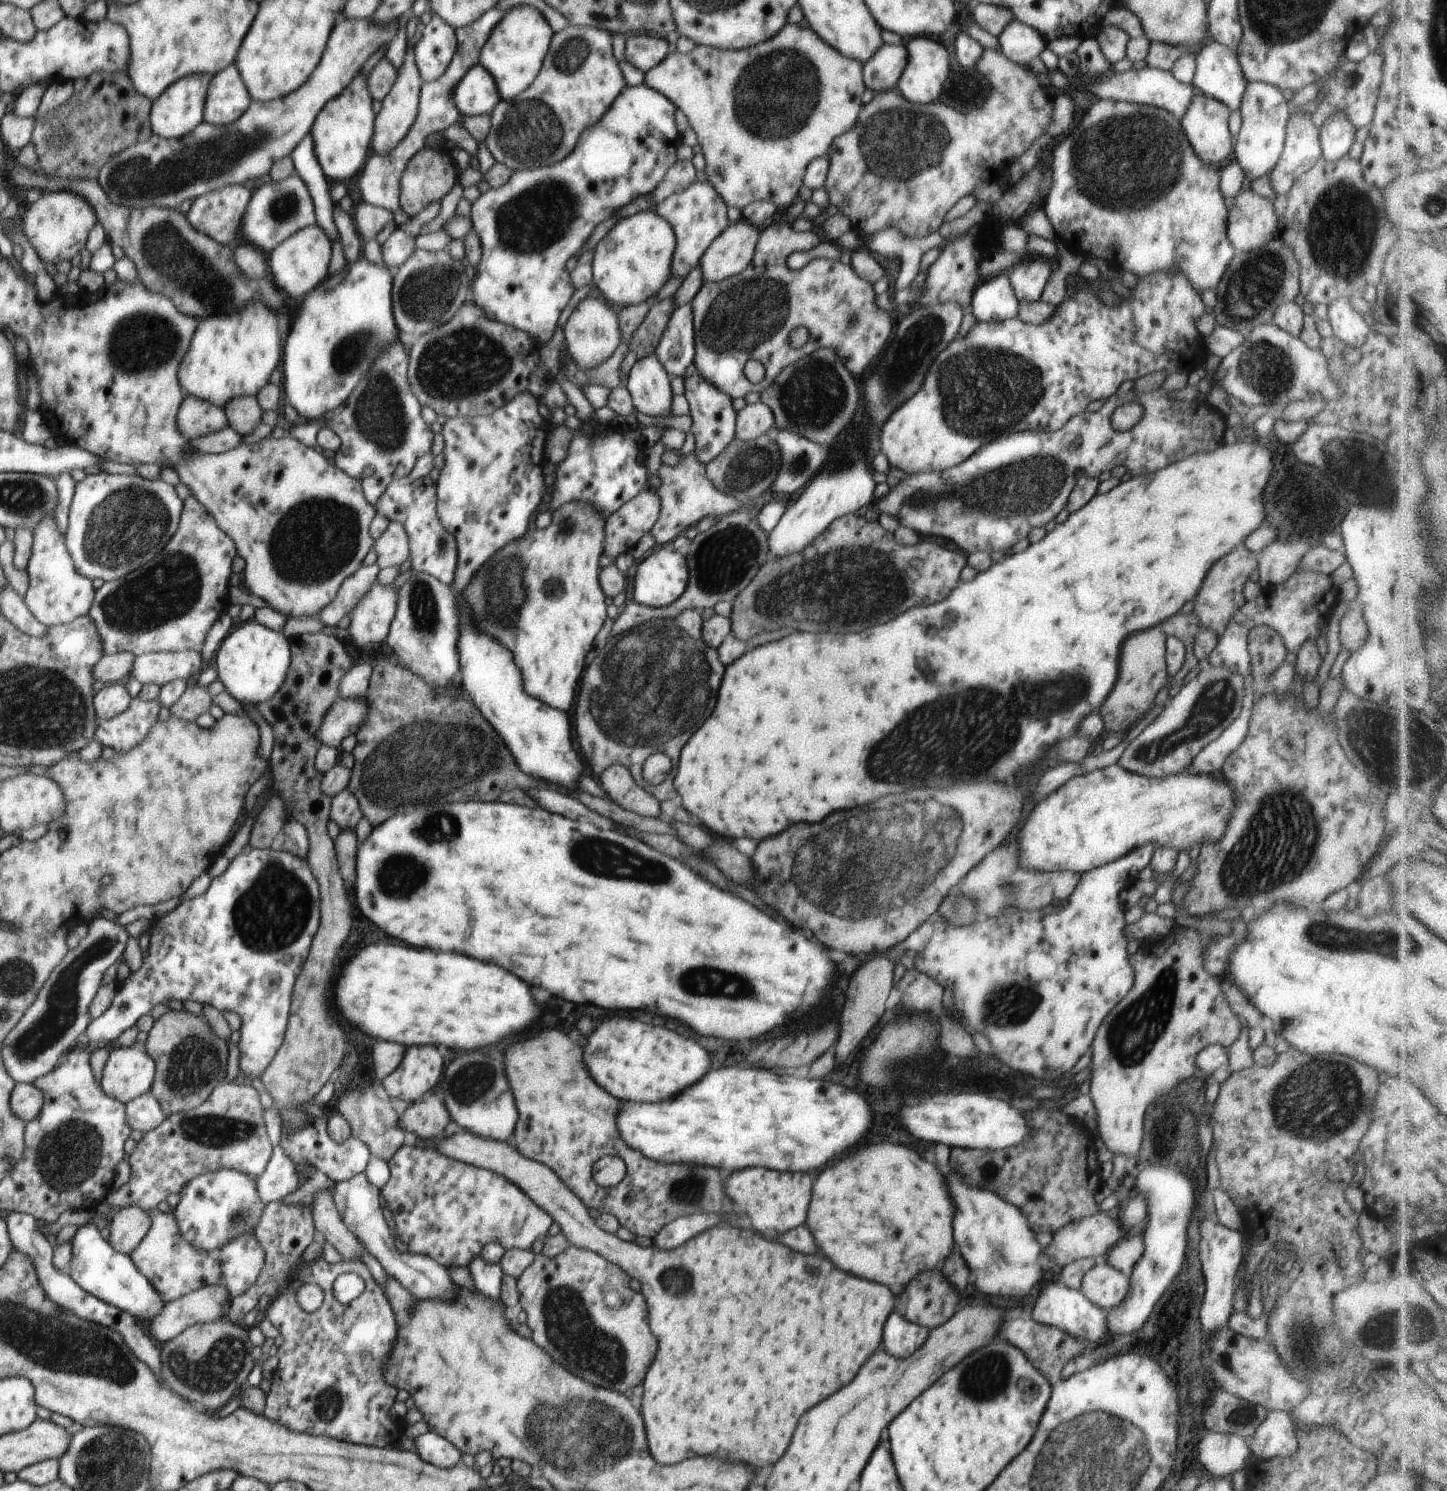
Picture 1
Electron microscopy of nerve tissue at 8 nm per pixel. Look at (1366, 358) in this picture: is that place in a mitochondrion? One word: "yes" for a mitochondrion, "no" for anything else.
no

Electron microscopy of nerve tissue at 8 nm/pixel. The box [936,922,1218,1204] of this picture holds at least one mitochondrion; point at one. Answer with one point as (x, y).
(1133, 1032)

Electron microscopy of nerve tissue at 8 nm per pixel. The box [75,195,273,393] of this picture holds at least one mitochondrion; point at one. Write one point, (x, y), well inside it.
(171, 260)

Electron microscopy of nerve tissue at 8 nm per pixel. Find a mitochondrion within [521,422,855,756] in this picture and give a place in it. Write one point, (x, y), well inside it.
(646, 718)

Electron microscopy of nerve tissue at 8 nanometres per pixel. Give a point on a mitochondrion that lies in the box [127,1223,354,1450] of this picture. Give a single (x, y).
(226, 1359)

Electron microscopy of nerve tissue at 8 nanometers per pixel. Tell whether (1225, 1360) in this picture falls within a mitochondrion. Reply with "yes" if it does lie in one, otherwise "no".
no

